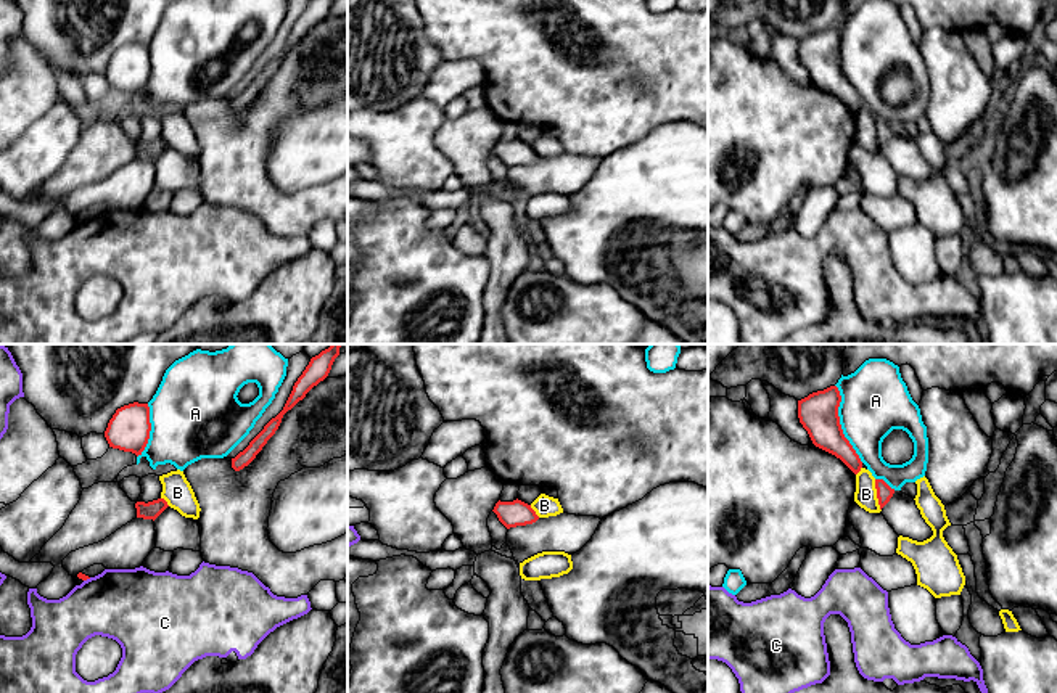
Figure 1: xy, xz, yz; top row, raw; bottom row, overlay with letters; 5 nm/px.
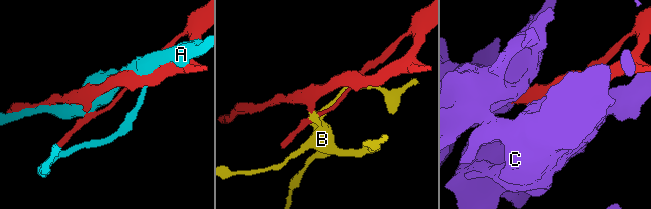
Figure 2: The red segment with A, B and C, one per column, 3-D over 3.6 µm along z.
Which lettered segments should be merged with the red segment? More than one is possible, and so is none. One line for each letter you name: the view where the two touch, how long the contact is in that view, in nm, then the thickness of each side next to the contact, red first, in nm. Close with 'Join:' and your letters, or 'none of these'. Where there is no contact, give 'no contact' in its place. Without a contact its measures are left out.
Join: none of these

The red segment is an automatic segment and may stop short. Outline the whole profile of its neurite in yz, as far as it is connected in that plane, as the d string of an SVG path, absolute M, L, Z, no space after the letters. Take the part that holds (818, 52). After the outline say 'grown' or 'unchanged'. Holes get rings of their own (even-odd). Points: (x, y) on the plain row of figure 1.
M837 26L812 32L798 40L798 58L816 87L835 95L858 114L862 101L843 74L838 56L840 42Z; unchanged

